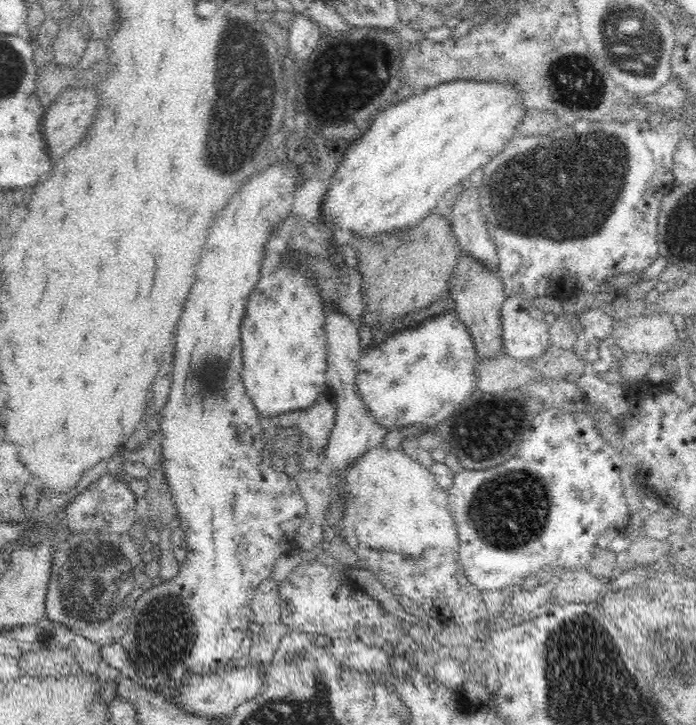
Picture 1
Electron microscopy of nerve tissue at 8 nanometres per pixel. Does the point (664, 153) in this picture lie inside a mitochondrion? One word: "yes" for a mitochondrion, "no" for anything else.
no

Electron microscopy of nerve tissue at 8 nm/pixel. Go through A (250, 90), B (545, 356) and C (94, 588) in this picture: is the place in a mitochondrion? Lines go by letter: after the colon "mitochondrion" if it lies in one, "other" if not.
A: mitochondrion
B: other
C: mitochondrion

